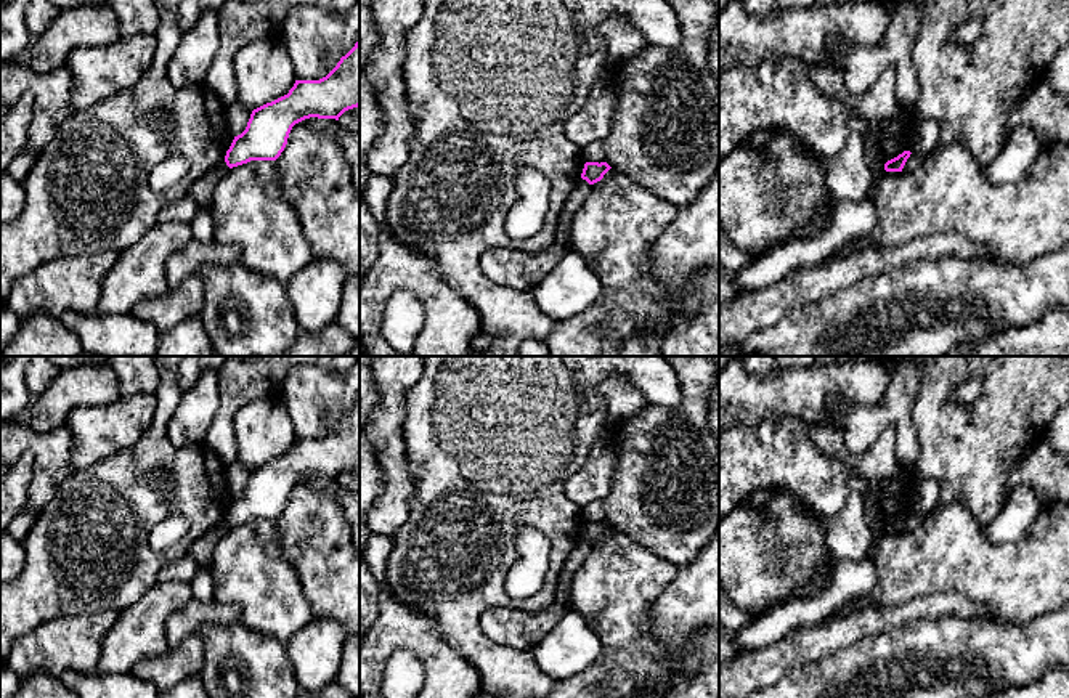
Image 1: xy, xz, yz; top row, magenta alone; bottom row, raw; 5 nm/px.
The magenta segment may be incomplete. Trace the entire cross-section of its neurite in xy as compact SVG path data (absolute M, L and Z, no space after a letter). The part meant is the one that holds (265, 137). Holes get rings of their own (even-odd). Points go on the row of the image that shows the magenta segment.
M360 40L319 80L295 80L287 95L252 111L246 130L226 151L230 168L250 160L276 160L292 127L305 119L335 119L360 106Z

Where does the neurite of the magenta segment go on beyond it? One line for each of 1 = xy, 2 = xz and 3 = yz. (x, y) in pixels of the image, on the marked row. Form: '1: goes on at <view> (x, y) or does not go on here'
1: does not go on here
2: does not go on here
3: does not go on here

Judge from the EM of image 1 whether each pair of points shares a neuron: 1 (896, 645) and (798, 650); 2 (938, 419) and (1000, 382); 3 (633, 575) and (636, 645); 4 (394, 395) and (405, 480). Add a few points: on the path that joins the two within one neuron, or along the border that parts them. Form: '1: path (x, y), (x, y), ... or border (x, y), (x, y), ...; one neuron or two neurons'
1: border (878, 634), (808, 663); two neurons
2: path (959, 427), (975, 427), (999, 403); one neuron
3: path (633, 592), (633, 628); one neuron
4: path (392, 416), (392, 459); one neuron

